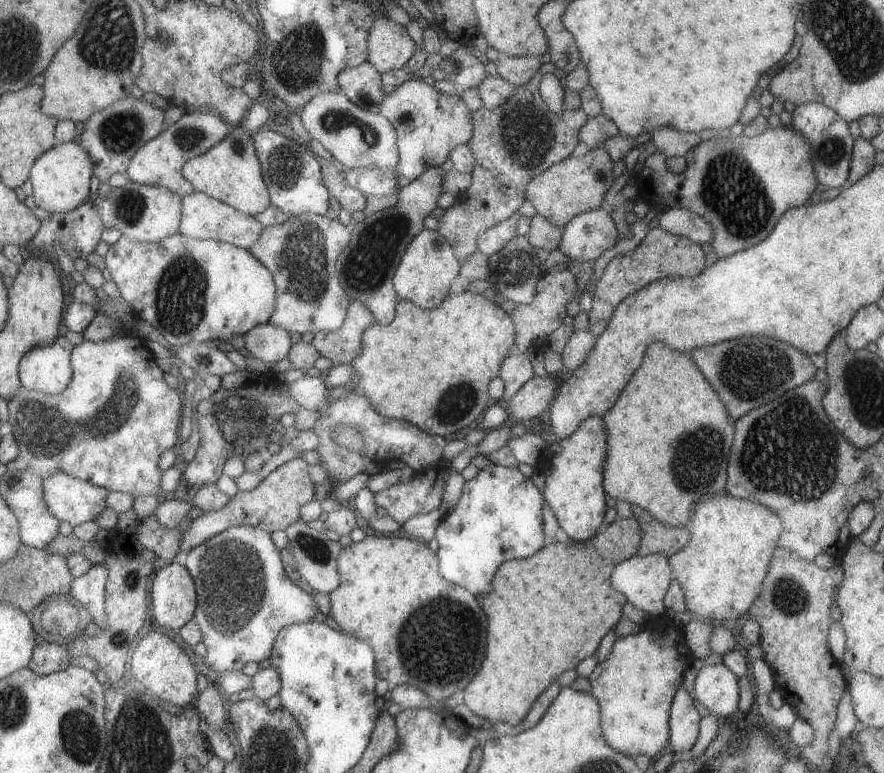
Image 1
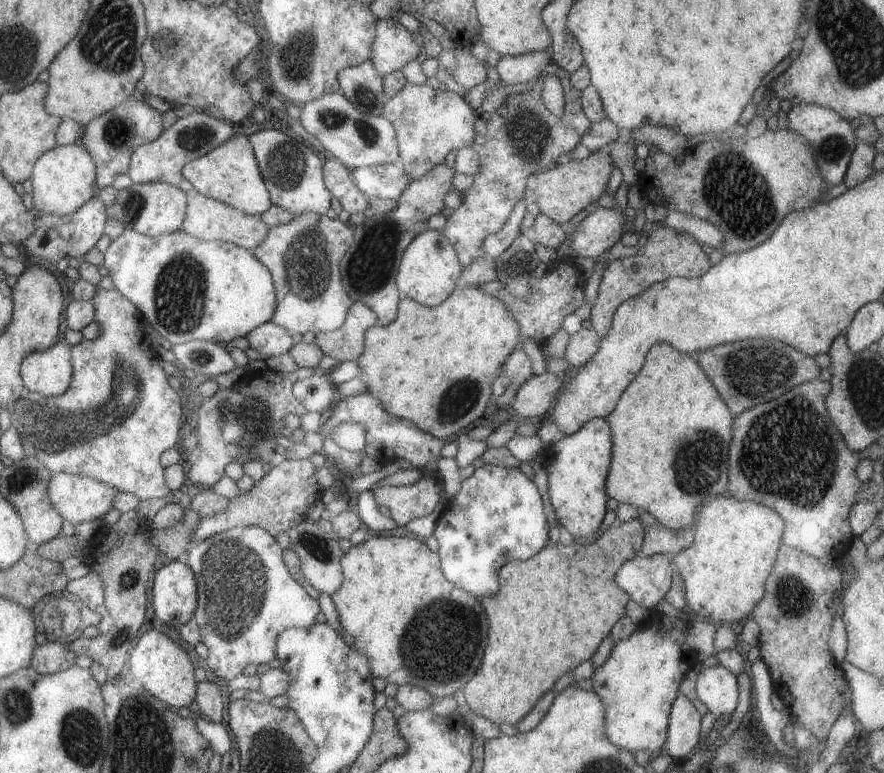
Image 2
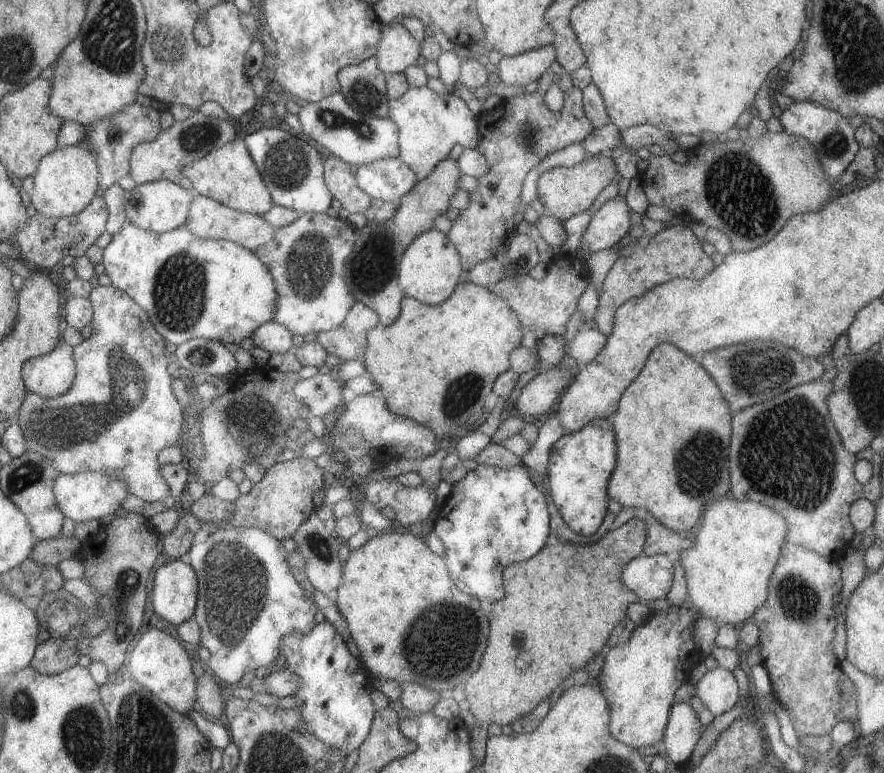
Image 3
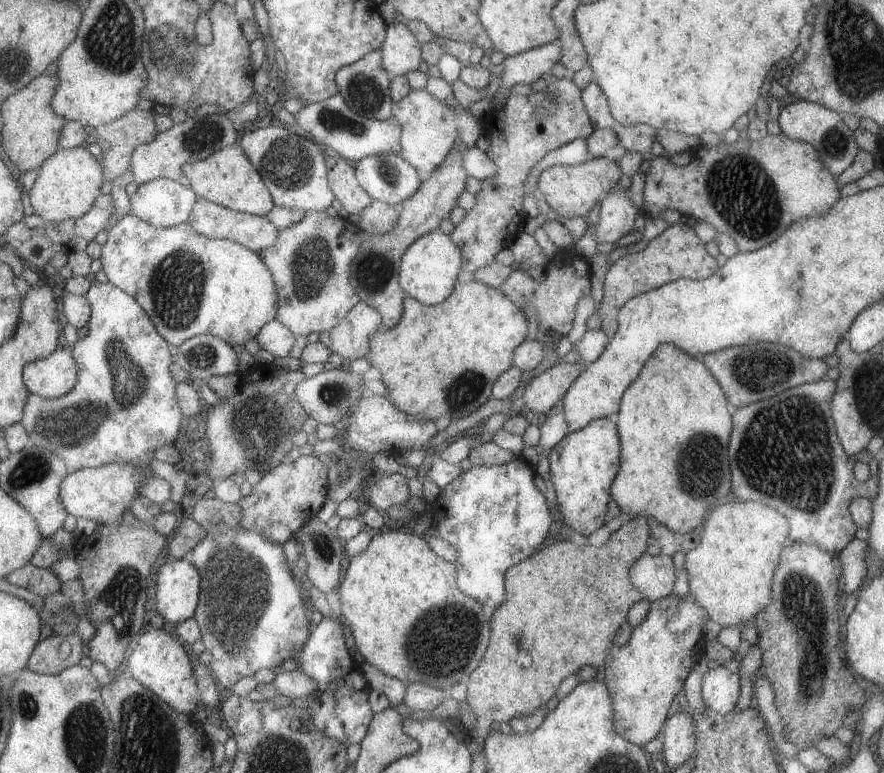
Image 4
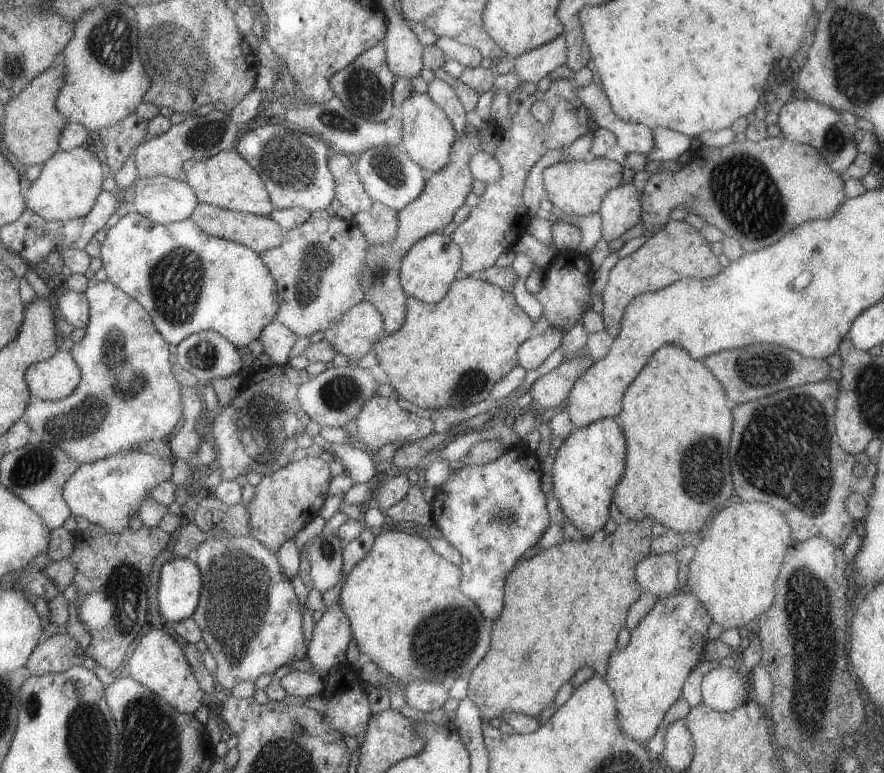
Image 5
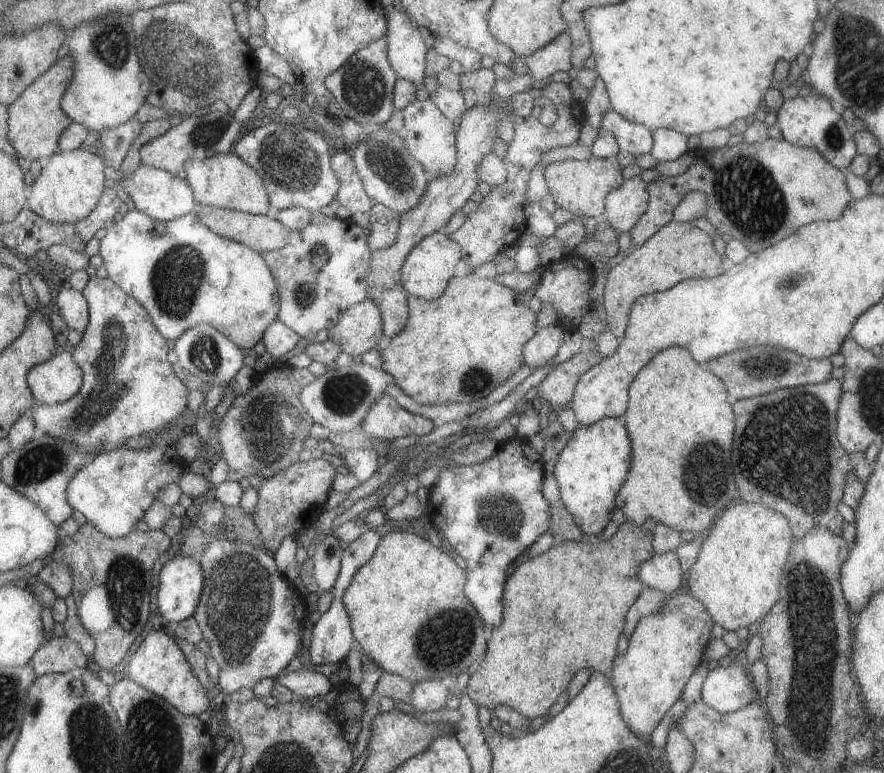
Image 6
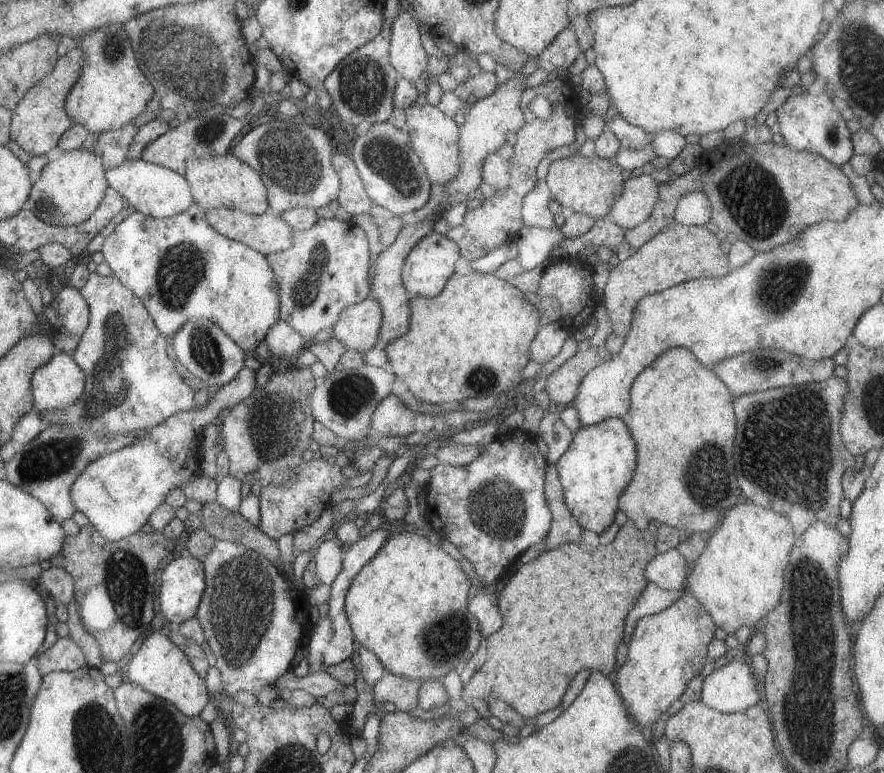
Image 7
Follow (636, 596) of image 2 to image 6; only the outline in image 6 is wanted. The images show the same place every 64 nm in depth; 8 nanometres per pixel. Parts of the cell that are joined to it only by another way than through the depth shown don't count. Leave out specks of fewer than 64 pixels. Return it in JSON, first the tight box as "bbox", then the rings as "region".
{"bbox":[637,551,684,596],"region":[[[675,551],[654,553],[640,564],[637,576],[643,587],[659,590],[667,596],[684,586],[684,577]]]}

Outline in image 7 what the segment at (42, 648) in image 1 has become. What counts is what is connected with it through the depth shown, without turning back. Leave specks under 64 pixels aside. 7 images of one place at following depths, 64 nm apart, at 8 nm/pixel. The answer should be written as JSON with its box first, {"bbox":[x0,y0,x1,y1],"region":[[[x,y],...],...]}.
{"bbox":[37,637,85,675],"region":[[[58,637],[52,646],[37,656],[37,670],[44,675],[53,671],[74,671],[85,664],[83,653],[70,637]]]}

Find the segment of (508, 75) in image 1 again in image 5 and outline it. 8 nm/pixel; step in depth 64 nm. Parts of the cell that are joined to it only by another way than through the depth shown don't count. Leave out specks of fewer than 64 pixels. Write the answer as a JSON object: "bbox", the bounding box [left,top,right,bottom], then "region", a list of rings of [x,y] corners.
{"bbox":[513,34,567,83],"region":[[[563,34],[538,46],[513,60],[513,72],[517,80],[537,83],[544,76],[552,76],[555,68],[565,65],[567,42]]]}

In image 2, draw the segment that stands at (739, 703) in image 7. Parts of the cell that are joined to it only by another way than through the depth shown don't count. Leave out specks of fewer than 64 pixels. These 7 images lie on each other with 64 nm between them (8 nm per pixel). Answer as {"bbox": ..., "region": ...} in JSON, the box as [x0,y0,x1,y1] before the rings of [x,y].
{"bbox":[696,665,737,717],"region":[[[721,665],[702,666],[696,683],[696,698],[705,704],[716,717],[730,714],[737,706],[737,682],[735,675]]]}

